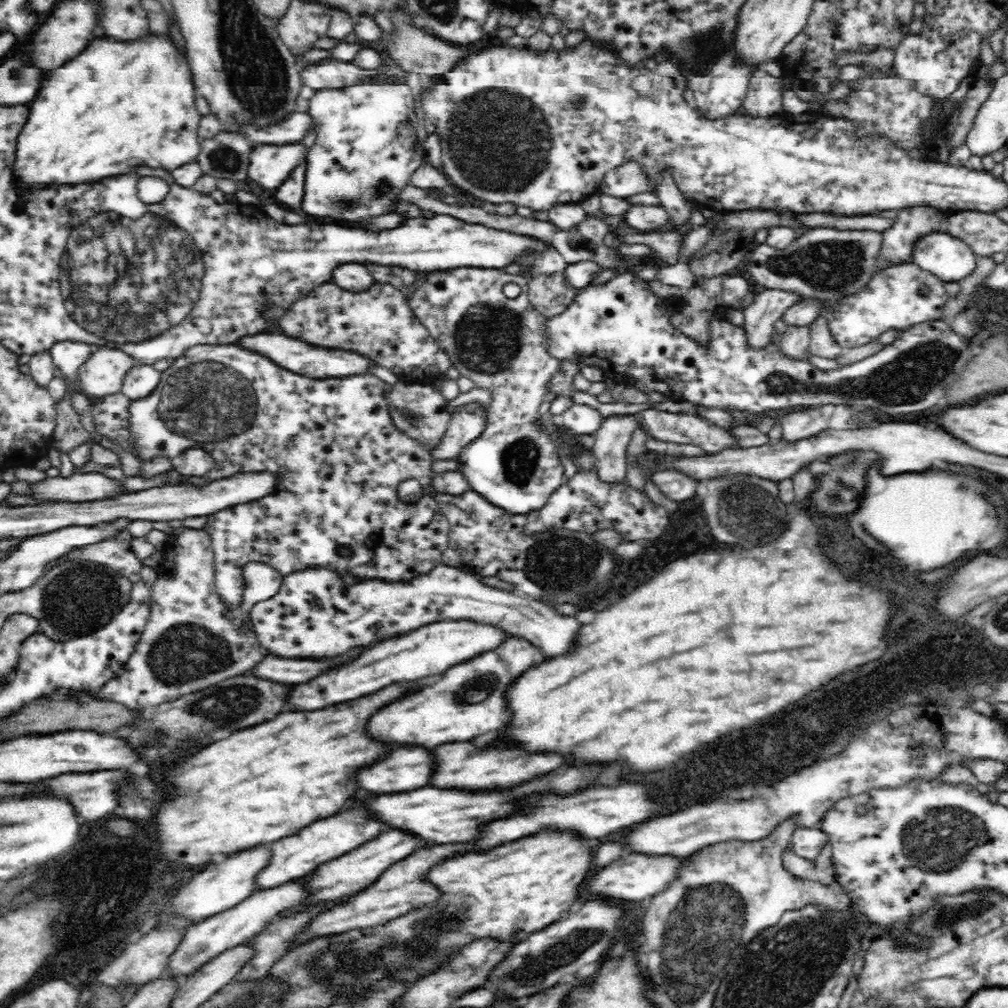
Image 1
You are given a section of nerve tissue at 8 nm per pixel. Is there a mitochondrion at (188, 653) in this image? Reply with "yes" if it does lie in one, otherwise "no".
yes

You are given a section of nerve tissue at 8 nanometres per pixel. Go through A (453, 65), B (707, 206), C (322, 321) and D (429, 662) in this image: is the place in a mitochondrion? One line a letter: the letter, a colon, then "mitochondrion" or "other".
A: other
B: other
C: mitochondrion
D: other

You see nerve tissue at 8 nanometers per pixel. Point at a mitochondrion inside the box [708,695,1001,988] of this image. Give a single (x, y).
(940, 834)

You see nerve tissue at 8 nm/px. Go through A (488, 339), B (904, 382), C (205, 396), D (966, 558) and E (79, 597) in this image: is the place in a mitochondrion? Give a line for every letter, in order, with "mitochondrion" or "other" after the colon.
A: mitochondrion
B: mitochondrion
C: mitochondrion
D: other
E: mitochondrion

